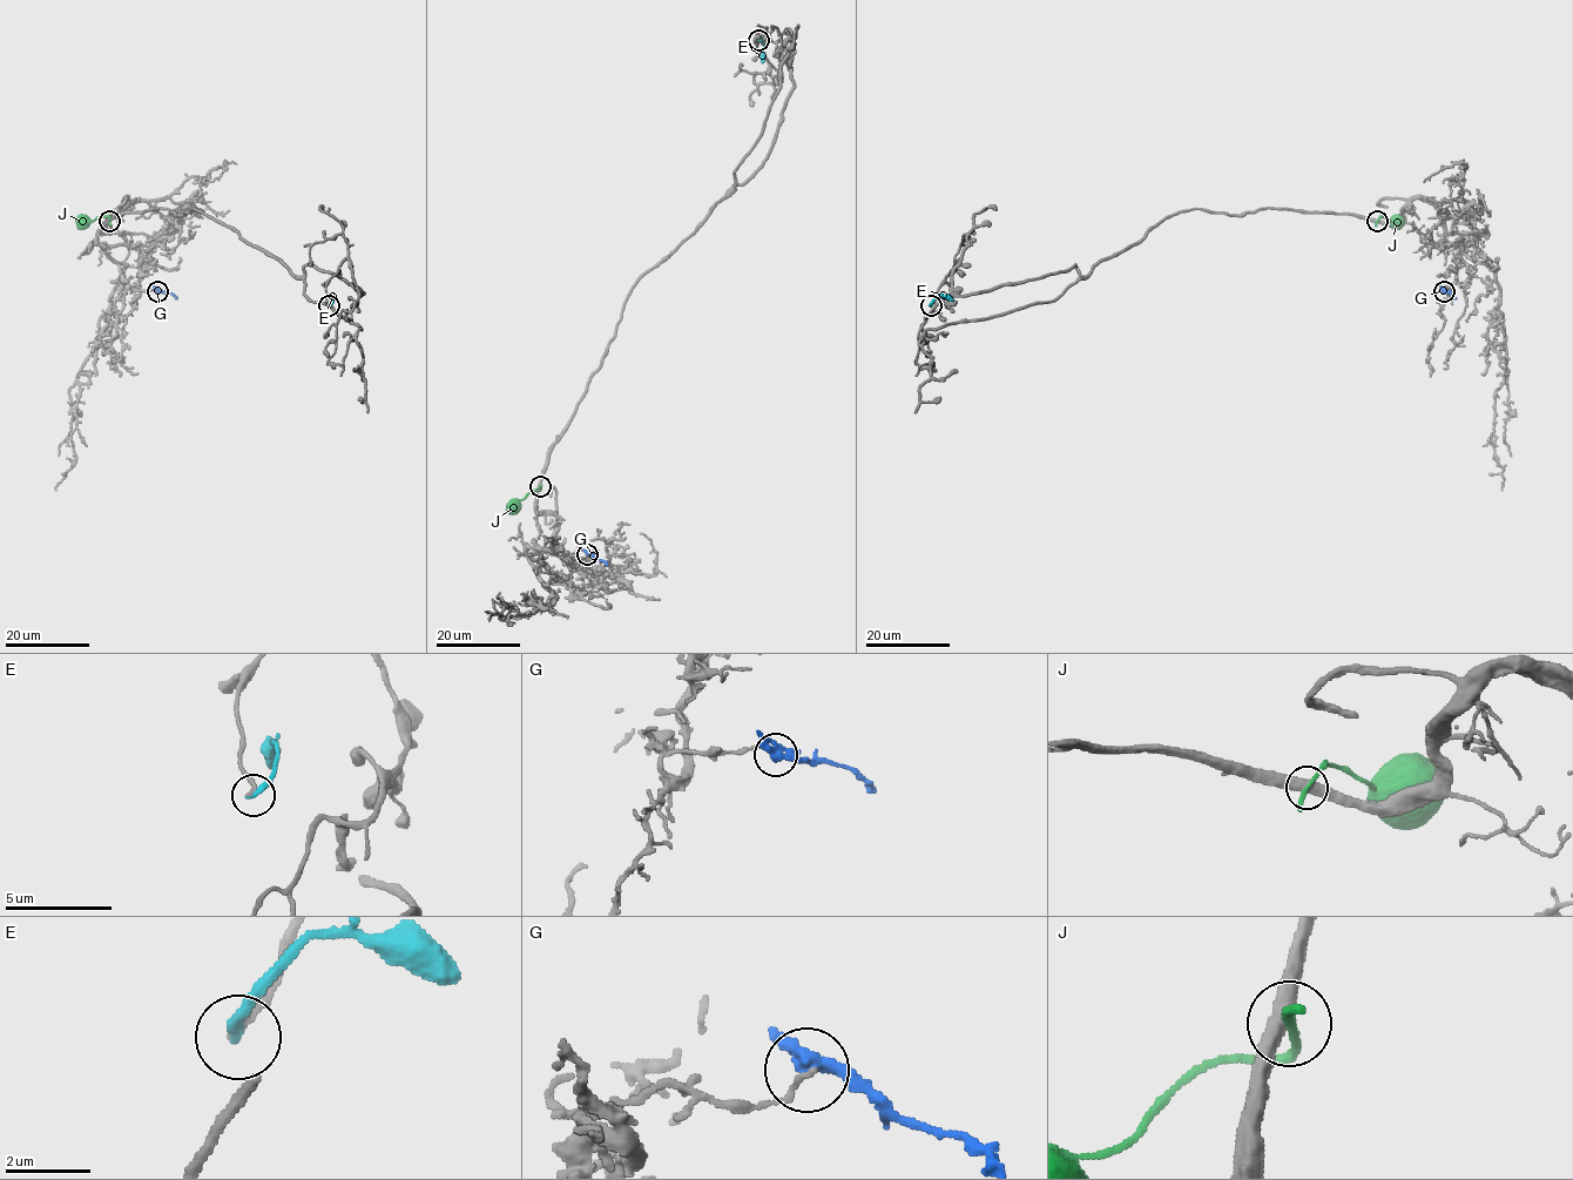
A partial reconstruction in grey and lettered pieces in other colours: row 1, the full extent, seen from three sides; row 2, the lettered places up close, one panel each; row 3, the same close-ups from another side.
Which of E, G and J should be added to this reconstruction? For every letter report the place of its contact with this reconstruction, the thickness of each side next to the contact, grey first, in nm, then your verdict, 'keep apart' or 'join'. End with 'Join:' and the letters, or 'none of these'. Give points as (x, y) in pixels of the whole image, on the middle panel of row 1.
E: (758, 40) | 240/280 nm | keep apart
G: (587, 554) | 130/360 nm | keep apart
J: (540, 486) | 480/280 nm | keep apart
Join: none of these

